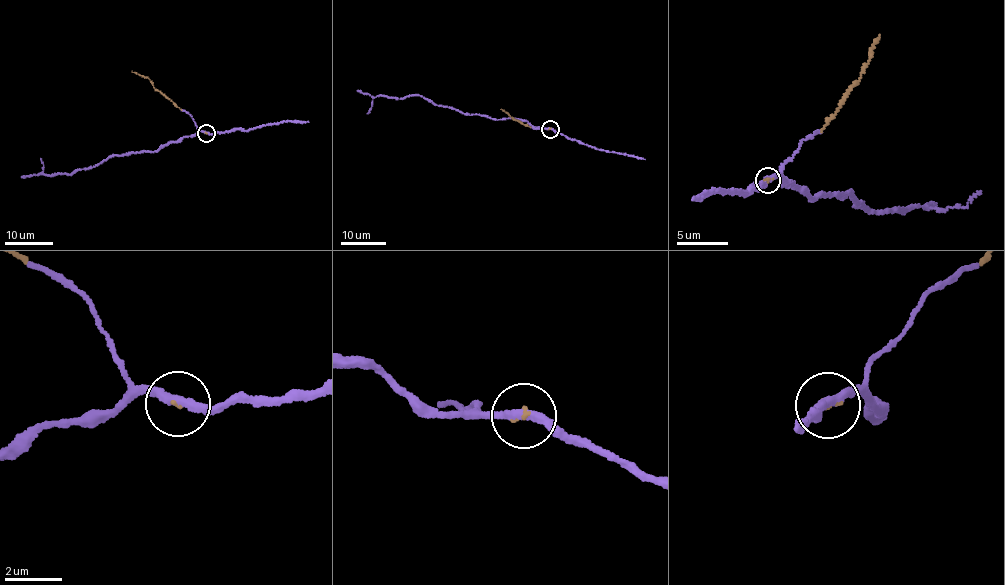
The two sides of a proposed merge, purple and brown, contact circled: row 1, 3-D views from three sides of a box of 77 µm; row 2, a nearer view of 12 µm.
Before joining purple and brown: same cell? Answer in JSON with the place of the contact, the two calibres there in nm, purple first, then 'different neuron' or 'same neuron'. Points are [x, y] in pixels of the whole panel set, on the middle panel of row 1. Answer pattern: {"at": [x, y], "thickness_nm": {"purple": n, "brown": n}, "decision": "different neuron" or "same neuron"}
{"at": [550, 129], "thickness_nm": {"purple": 320, "brown": 90}, "decision": "same neuron"}

